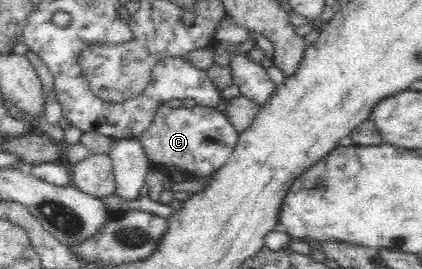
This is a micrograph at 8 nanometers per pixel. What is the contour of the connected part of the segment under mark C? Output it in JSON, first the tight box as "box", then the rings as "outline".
{"box":[136,104,238,179],"outline":[[[166,104],[161,105],[152,118],[150,128],[147,128],[136,139],[142,145],[150,167],[172,177],[168,168],[176,166],[181,174],[188,174],[194,178],[202,179],[211,176],[219,168],[222,168],[230,158],[230,154],[236,146],[238,131],[232,127],[228,117],[222,109],[202,108],[170,108]]]}

